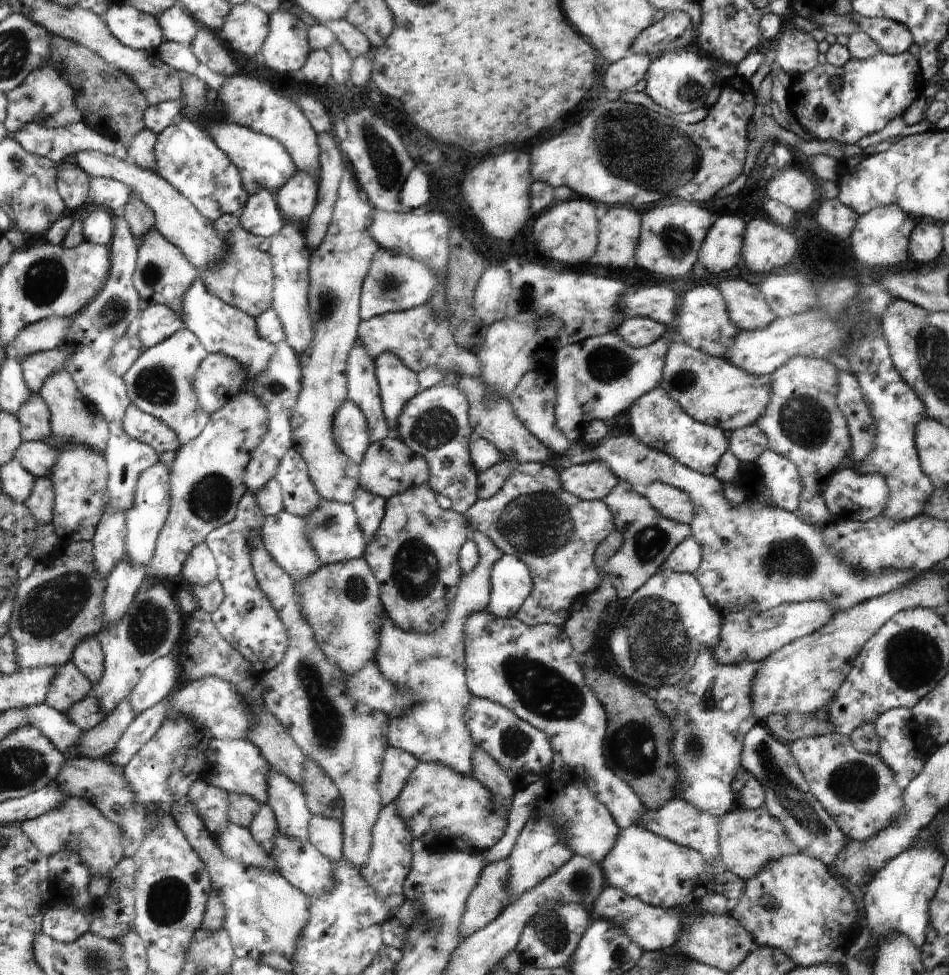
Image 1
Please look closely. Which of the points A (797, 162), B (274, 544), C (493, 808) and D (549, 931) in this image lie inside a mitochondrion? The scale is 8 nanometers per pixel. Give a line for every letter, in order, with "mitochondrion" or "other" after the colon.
A: other
B: other
C: other
D: mitochondrion

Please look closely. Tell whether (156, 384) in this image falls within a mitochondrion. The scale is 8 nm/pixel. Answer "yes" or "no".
yes

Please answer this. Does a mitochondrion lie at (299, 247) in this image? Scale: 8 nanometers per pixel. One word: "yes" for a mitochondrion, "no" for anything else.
no

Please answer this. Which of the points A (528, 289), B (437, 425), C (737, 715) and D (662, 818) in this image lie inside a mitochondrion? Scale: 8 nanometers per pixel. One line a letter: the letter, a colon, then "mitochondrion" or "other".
A: mitochondrion
B: mitochondrion
C: other
D: other

